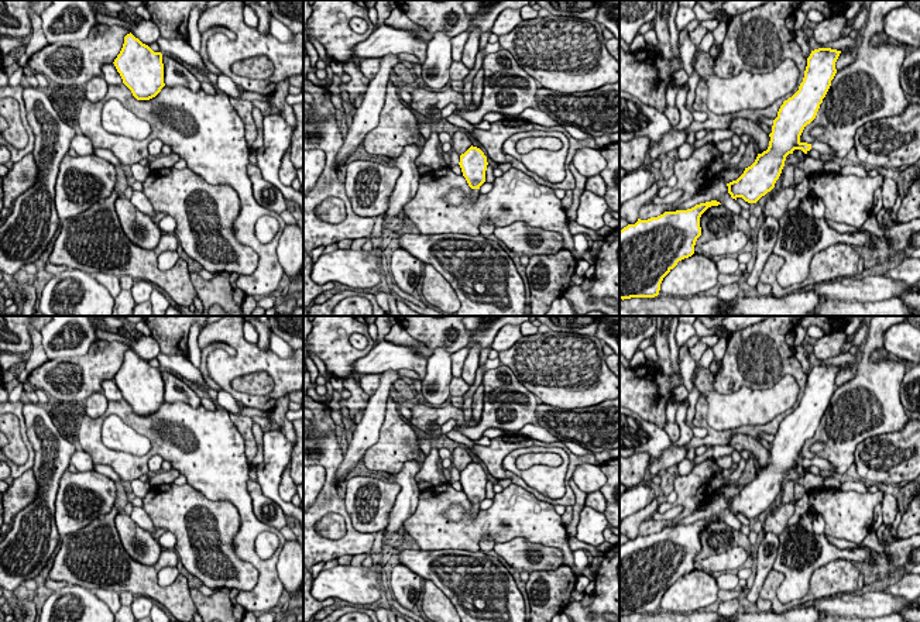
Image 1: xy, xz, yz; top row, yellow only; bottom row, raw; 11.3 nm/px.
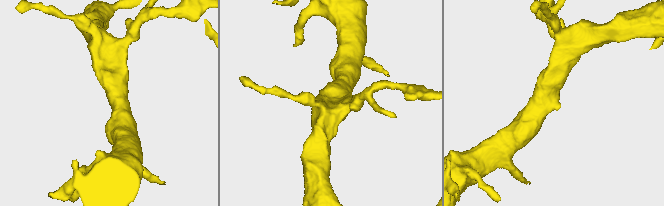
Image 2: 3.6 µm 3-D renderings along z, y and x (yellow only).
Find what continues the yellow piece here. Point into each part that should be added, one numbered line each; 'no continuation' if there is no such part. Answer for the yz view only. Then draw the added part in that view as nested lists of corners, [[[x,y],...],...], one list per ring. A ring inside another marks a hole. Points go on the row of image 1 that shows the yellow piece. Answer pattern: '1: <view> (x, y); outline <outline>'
1: yz (826, 151); outline [[[818,140],[811,142],[811,150],[818,151],[823,158],[833,158],[834,155],[834,150]]]

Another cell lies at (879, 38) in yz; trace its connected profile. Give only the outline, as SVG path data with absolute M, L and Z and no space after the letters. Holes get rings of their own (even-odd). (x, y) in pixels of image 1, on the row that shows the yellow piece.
M879 32L879 34L875 34L872 35L871 38L871 44L872 45L880 45L880 44L890 44L890 45L896 45L896 47L903 47L906 54L912 52L914 48L913 47L909 47L909 45L904 45L904 44L900 44L899 41L890 38L889 35L886 35L885 32Z

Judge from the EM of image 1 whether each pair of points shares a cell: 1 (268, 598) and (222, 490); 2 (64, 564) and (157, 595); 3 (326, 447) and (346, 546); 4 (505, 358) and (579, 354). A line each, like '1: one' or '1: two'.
1: one
2: one
3: one
4: one

